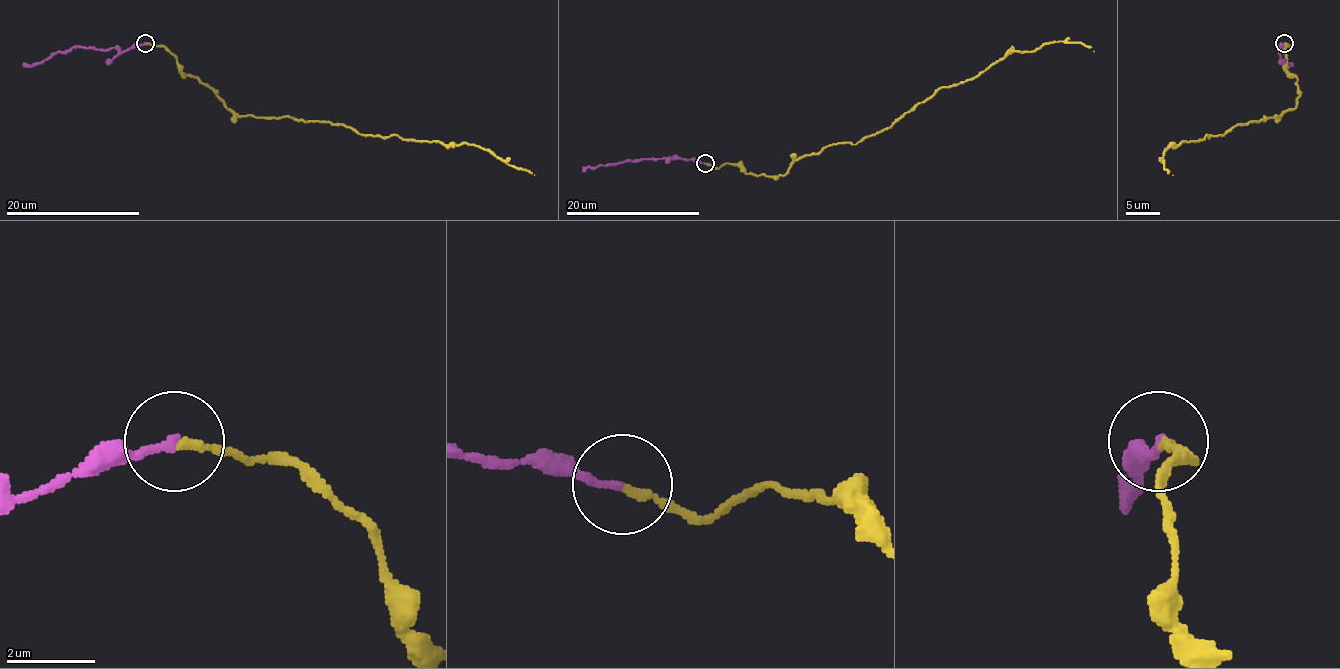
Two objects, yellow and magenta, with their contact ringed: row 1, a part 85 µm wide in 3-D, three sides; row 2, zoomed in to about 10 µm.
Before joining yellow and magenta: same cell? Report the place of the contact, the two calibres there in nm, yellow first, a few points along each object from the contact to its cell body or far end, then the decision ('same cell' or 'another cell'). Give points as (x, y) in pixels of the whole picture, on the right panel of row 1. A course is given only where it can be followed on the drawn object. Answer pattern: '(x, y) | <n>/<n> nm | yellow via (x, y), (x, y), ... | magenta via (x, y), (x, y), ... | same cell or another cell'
(1284, 43) | 190/170 nm | yellow via (1285, 43), (1296, 105), (1224, 135), (1174, 143), (1162, 158), (1172, 175) | magenta via (1285, 43), (1280, 51), (1281, 48), (1288, 64), (1293, 63) | another cell

